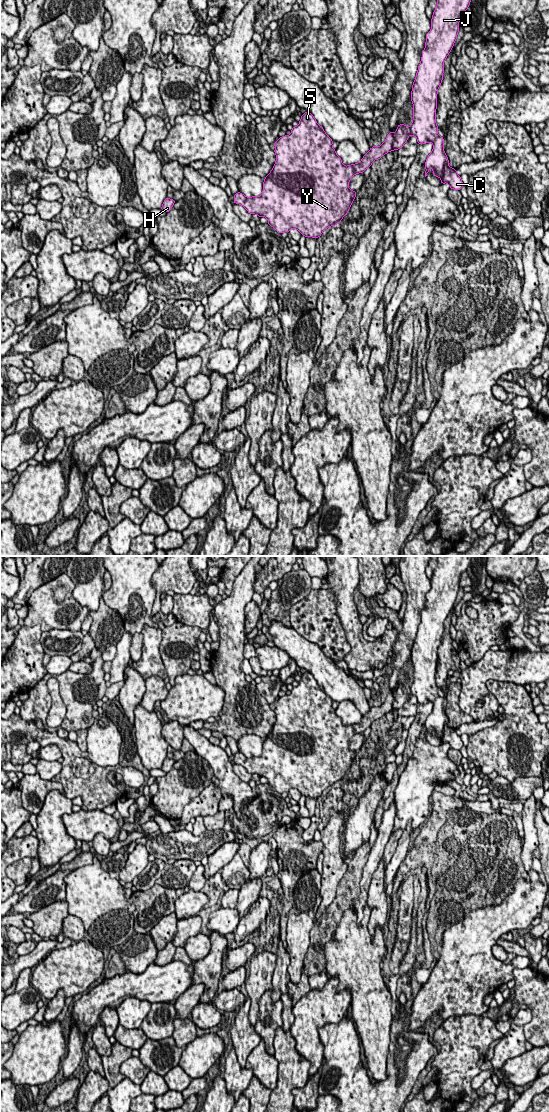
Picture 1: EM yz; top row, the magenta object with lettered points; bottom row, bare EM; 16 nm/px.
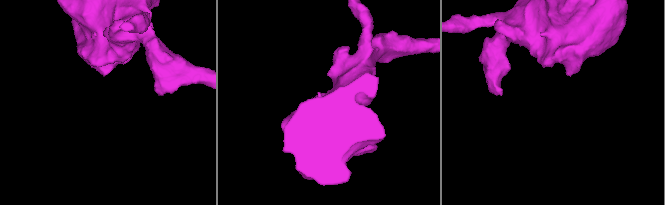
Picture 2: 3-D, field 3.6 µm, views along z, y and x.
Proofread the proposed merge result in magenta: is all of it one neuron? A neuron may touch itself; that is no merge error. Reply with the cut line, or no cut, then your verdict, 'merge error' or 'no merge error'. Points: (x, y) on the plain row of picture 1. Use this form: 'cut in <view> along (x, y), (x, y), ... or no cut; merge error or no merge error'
no cut; no merge error

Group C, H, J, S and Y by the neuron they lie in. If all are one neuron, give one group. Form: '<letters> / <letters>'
C H J S Y

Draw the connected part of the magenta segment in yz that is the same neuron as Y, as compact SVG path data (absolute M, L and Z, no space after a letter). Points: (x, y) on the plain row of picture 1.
M438 556L438 564L433 572L431 590L426 594L426 608L422 610L422 618L411 652L413 663L413 681L410 687L399 684L396 692L390 691L381 706L373 706L359 723L344 726L341 718L332 707L333 700L319 686L310 672L301 676L299 685L291 690L290 695L279 697L274 702L276 722L263 742L260 757L246 757L240 752L234 755L233 762L242 765L250 774L266 777L268 785L278 793L289 793L291 788L297 789L305 797L318 798L329 786L335 786L347 775L357 753L349 749L350 739L371 727L373 721L386 713L403 707L408 696L415 696L418 704L433 703L433 710L425 722L425 737L432 728L433 735L441 739L441 744L448 743L450 749L460 750L463 747L461 737L456 729L448 726L449 720L444 712L444 698L438 695L436 684L436 668L438 648L442 643L444 621L453 608L459 591L461 574L467 571L472 556Z

